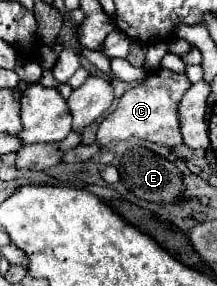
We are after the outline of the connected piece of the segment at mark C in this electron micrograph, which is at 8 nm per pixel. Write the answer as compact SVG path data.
M155 70L151 72L139 86L127 90L121 98L117 108L101 122L97 132L97 144L103 148L109 144L109 140L125 140L129 136L149 140L161 146L175 146L181 144L181 132L177 122L177 106L183 98L183 92L191 82L185 74L175 74L169 70Z

